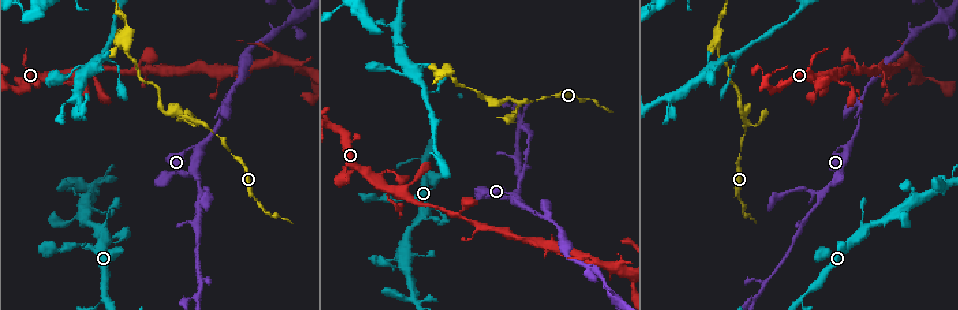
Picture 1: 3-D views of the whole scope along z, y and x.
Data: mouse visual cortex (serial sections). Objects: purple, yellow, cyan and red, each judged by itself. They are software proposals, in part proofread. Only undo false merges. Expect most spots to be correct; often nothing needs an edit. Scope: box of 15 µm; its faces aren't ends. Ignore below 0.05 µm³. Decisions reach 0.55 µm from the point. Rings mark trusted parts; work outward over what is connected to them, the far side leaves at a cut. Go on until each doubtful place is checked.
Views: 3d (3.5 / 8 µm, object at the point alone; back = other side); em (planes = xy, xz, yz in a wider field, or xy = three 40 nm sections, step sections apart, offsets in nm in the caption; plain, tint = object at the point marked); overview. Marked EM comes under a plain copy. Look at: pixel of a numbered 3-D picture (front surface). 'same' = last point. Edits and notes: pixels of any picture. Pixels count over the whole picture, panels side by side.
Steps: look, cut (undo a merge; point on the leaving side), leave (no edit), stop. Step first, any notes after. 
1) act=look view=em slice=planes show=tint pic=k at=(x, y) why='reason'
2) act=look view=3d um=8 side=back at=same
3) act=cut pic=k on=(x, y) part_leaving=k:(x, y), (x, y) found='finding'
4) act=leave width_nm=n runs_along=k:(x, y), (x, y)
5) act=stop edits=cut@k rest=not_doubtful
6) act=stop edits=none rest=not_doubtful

act=look view=3d um=8 pic=1 at=(521, 179) why='side arm on a straight run'

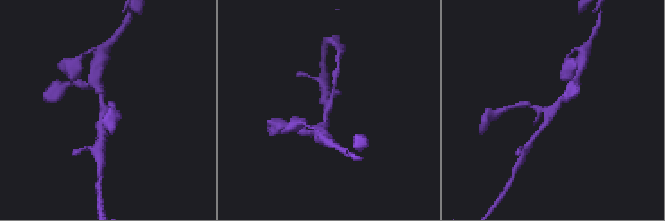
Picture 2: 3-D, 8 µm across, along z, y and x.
act=look view=em slice=xy step=3 show=tint pic=2 at=(101, 109) why='need the tissue'

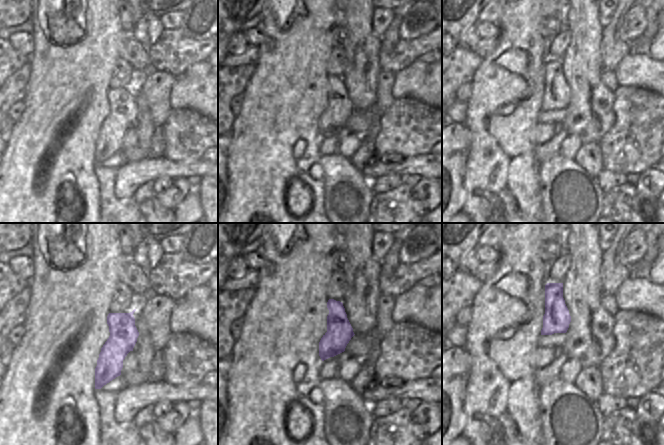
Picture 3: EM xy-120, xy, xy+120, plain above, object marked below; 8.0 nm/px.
act=leave runs_along=3:(130, 315), (97, 386) found='continuous, no second cell'

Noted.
act=look view=3d um=3.5 pic=1 at=(517, 101) why='two arms in line, one across'

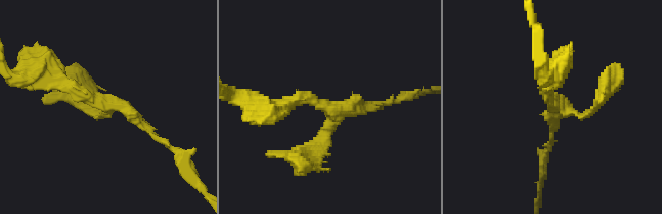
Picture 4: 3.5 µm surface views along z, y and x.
act=look view=em slice=xy step=1 show=tint pic=4 at=(331, 108) arms=3 arm_widths_nm=100,150,200 why='shape alone is not enough'

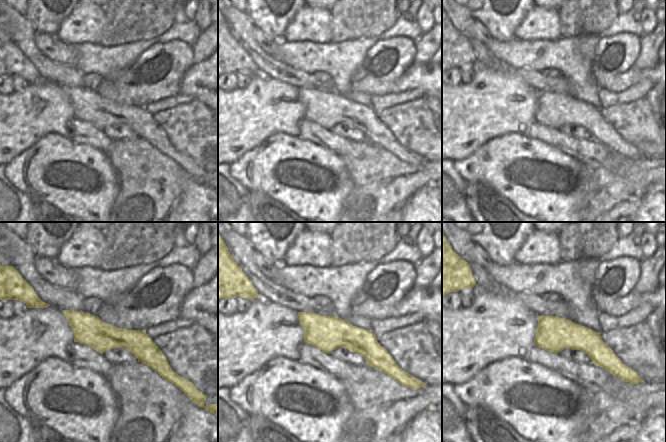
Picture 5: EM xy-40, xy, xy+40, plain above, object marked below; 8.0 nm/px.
act=look view=em slice=xy step=3 show=tint at=same why='another direction'

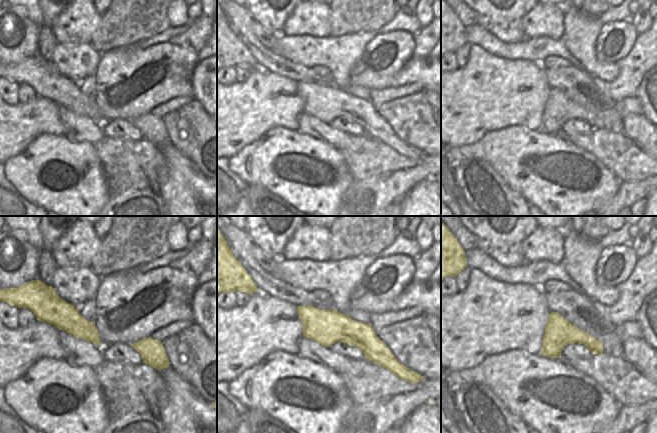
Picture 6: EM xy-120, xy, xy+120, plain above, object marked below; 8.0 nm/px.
act=leave found='all the same cell'

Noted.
act=look view=3d um=3.5 pic=1 at=(190, 123) why='sudden change in width'

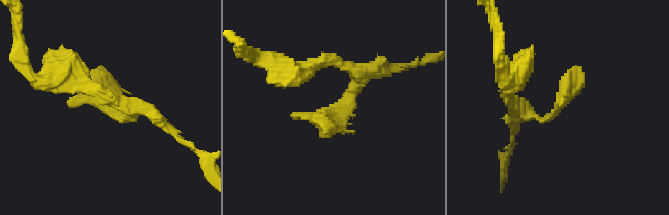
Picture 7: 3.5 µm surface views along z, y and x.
act=look view=em slice=xy step=1 show=tint pic=7 at=(328, 117)

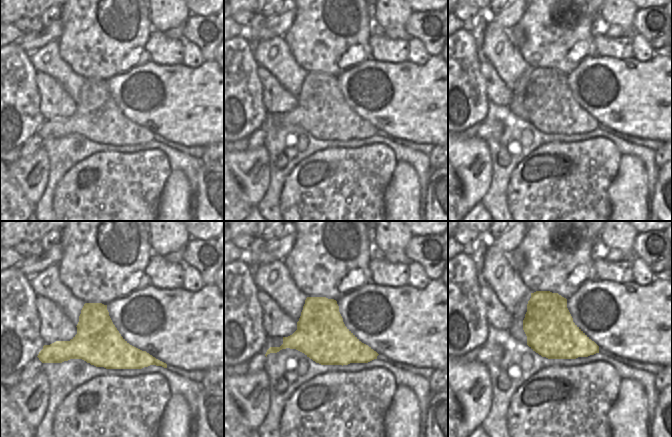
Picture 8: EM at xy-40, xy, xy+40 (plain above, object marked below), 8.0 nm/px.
act=leave runs_along=7:(519, 107), (550, 117), (581, 67) found='one cell here'

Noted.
act=look view=3d um=3.5 pic=1 at=(858, 103) why='arms part here'

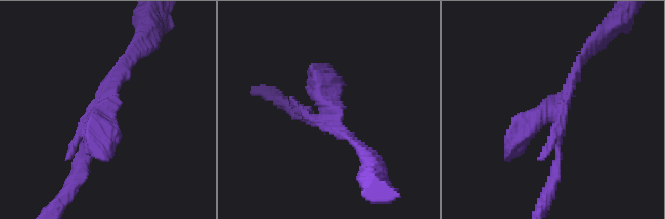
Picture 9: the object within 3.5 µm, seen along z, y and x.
act=look view=em slice=xy step=1 show=tint pic=9 at=(327, 118) arms=3 arm_widths_nm=150,200,350

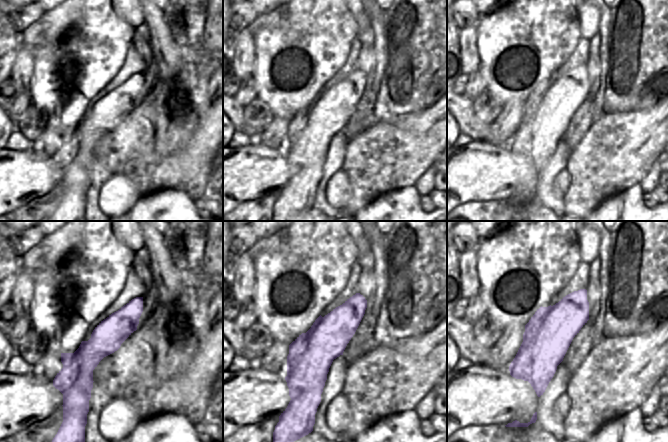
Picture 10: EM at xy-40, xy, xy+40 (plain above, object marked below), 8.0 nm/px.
act=leave runs_along=10:(140, 299), (85, 359), (86, 394) found='continuous, no second cell'

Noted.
act=look view=3d um=8 pic=1 at=(400, 210) why='sharp bend'

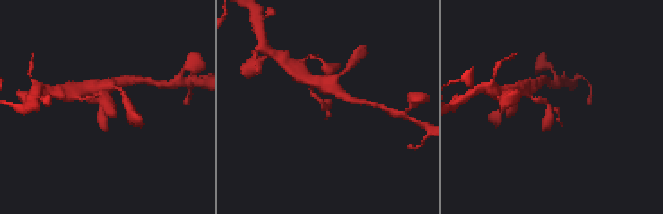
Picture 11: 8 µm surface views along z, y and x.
act=look view=em slice=xy step=2 show=tint pic=11 at=(327, 108)

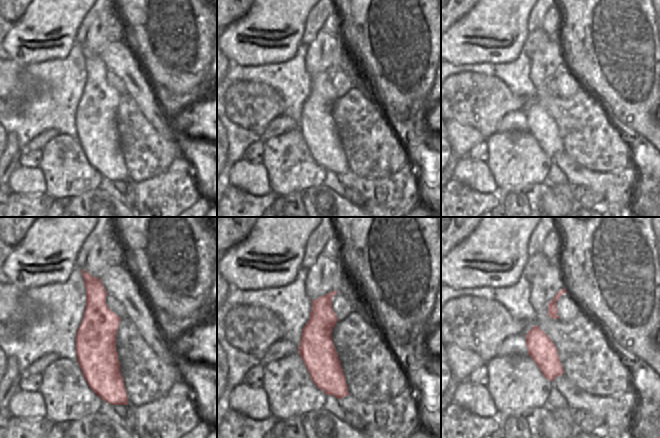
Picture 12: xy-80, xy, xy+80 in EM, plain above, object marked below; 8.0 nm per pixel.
act=leave width_nm=280 runs_along=12:(85, 275), (114, 394) found='one cell here'

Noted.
act=look view=3d um=8 pic=1 at=(719, 45) why='calibre changes'

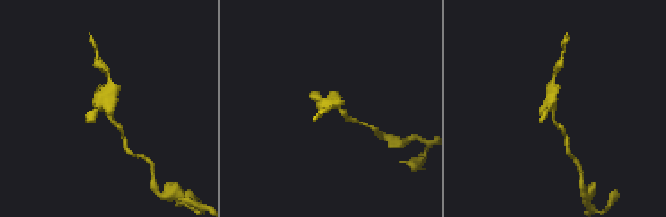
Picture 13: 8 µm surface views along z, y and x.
act=look view=3d um=3.5 side=back pic=13 at=(109, 107)

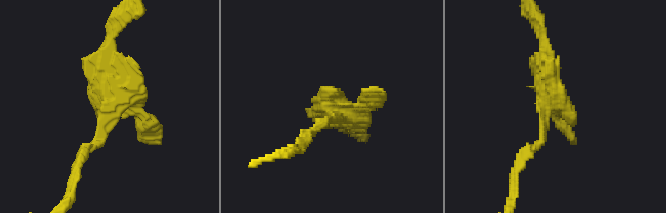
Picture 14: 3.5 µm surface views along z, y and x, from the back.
act=look view=em slice=xy step=2 show=tint pic=14 at=(110, 102)

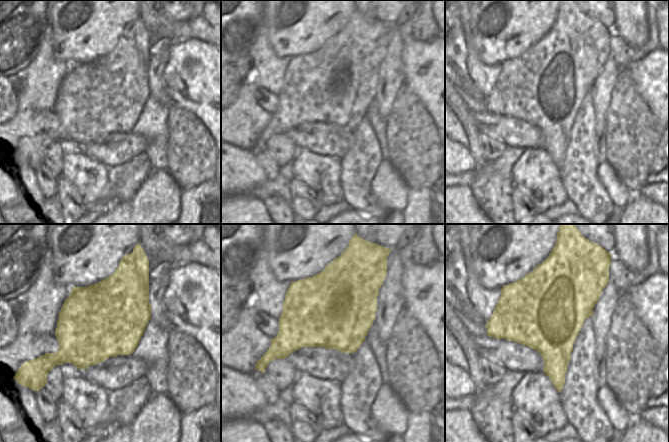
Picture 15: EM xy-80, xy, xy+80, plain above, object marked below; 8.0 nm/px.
act=leave runs_along=14:(83, 152), (111, 124), (111, 38) found='all the same cell'

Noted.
act=stop edits=none rest=not_doubtful

